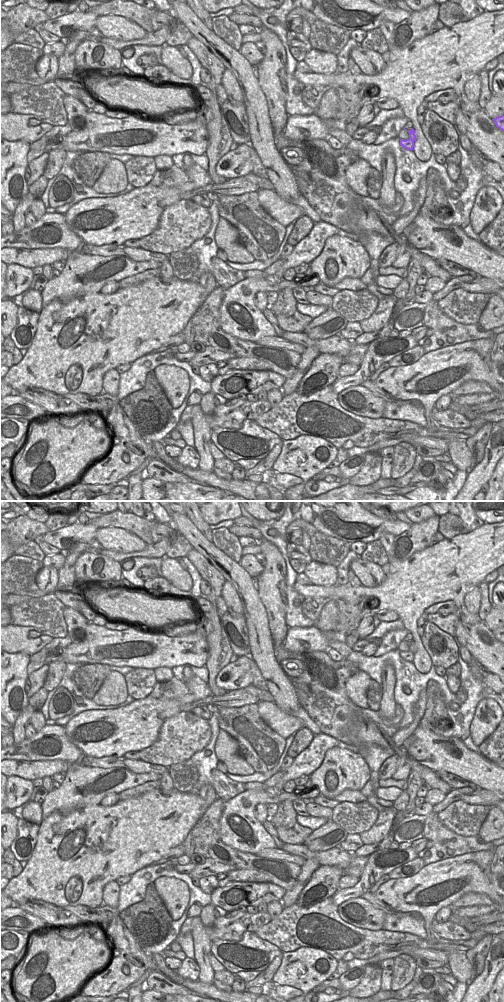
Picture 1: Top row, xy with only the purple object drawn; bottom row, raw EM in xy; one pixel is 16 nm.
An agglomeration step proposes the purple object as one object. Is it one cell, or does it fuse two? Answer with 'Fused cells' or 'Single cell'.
Single cell.

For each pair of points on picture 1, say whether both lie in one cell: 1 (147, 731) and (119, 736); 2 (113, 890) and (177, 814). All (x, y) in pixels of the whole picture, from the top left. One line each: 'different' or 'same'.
1: same
2: different

